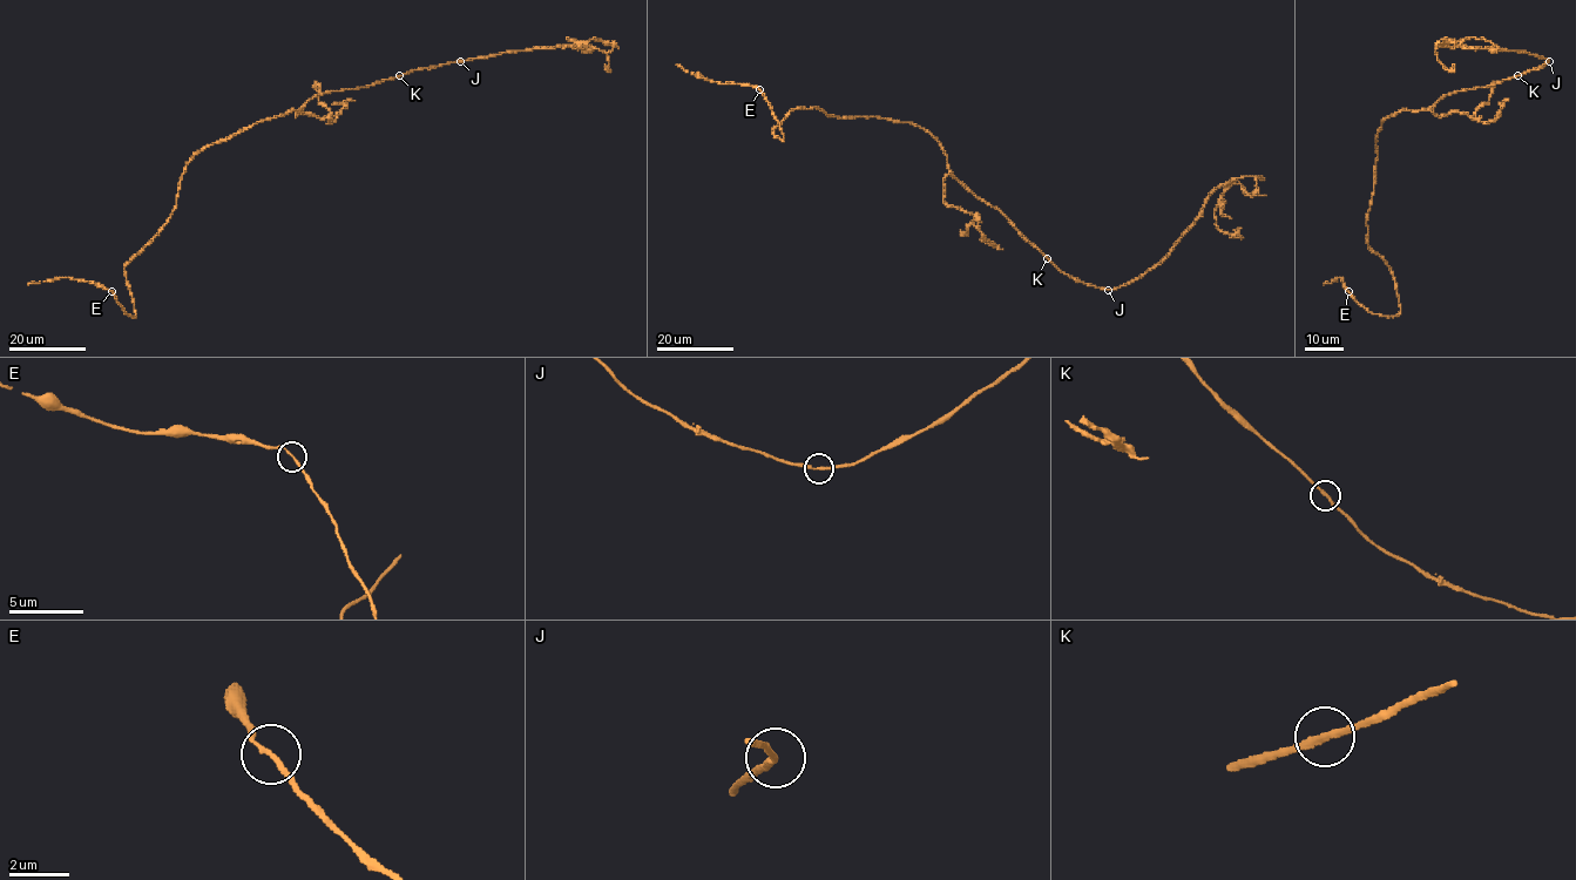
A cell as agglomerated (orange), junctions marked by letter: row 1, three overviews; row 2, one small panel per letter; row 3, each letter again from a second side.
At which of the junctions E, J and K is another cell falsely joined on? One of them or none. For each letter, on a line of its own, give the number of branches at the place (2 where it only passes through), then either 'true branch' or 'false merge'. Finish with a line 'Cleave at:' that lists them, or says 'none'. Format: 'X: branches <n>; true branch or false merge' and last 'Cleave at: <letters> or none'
E: branches 2; true branch
J: branches 2; true branch
K: branches 2; true branch
Cleave at: none

